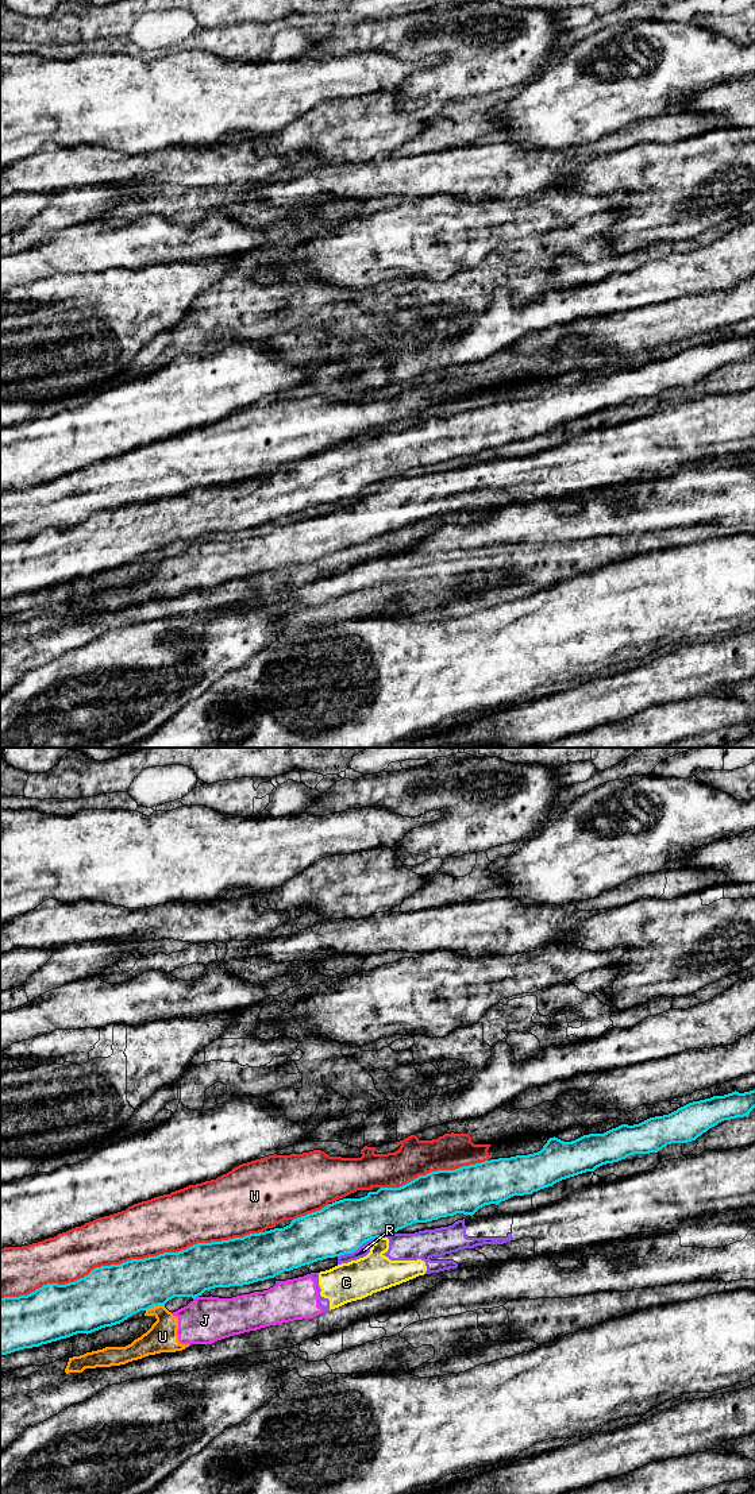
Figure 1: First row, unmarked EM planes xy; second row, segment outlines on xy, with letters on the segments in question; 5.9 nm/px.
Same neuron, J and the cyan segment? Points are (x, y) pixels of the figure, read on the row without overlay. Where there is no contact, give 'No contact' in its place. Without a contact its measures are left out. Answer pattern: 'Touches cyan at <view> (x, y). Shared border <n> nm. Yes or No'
Touches cyan at xy (195, 541). Shared border 40 nm. No

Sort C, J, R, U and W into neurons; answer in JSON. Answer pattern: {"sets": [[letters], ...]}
{"sets": [["C", "J", "R", "U"], ["W"]]}

